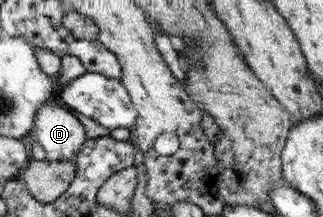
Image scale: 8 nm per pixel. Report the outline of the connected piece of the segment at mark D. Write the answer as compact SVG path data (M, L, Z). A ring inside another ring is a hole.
M52 100L37 110L33 129L23 138L26 145L39 144L46 152L46 159L52 161L73 161L87 140L84 126L68 109L57 106Z

